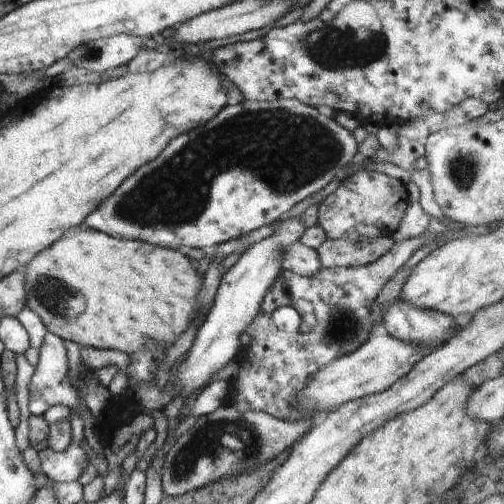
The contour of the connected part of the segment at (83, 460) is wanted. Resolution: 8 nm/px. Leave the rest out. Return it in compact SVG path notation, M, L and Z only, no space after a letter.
M76 436L64 452L54 452L49 447L38 453L41 472L52 483L68 483L78 481L88 461L84 450L78 446Z

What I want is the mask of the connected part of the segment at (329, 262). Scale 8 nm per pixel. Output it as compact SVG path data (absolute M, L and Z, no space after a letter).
M388 237L330 239L316 249L323 268L368 267L377 262L395 244Z

